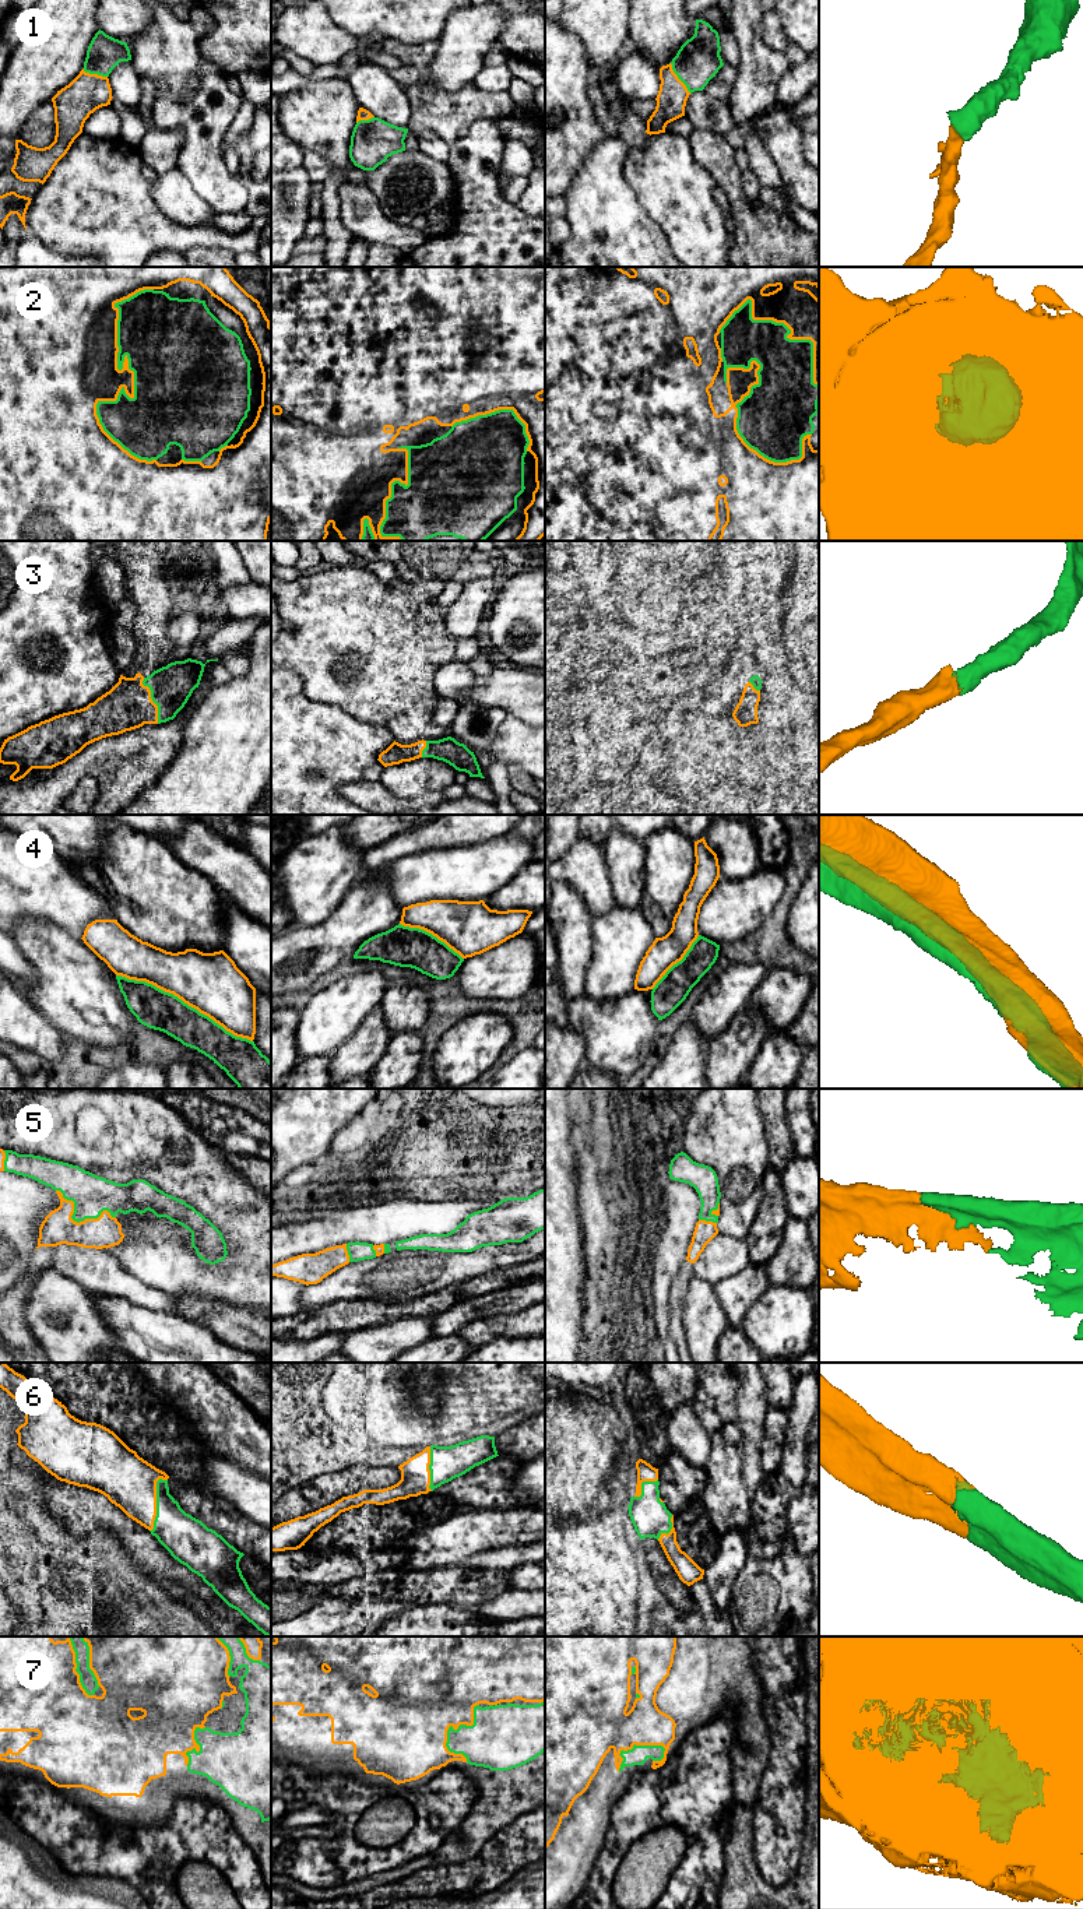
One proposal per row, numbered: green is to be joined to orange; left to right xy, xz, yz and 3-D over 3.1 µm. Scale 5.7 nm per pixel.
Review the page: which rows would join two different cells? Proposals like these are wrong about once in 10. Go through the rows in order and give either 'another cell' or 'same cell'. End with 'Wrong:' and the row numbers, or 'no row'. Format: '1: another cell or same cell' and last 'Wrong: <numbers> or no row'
1: same cell
2: same cell
3: same cell
4: another cell
5: same cell
6: same cell
7: same cell
Wrong: 4

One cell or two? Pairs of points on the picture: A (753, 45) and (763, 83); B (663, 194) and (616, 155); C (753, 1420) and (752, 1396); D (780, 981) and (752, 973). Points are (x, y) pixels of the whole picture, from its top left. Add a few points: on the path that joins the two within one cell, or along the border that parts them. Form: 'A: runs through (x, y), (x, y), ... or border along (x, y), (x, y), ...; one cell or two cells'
A: runs through (755, 55), (759, 73); one cell
B: border along (630, 147), (626, 155), (625, 179), (635, 193); two cells
C: runs through (752, 1414), (752, 1402); one cell
D: border along (767, 973), (746, 1004); two cells

